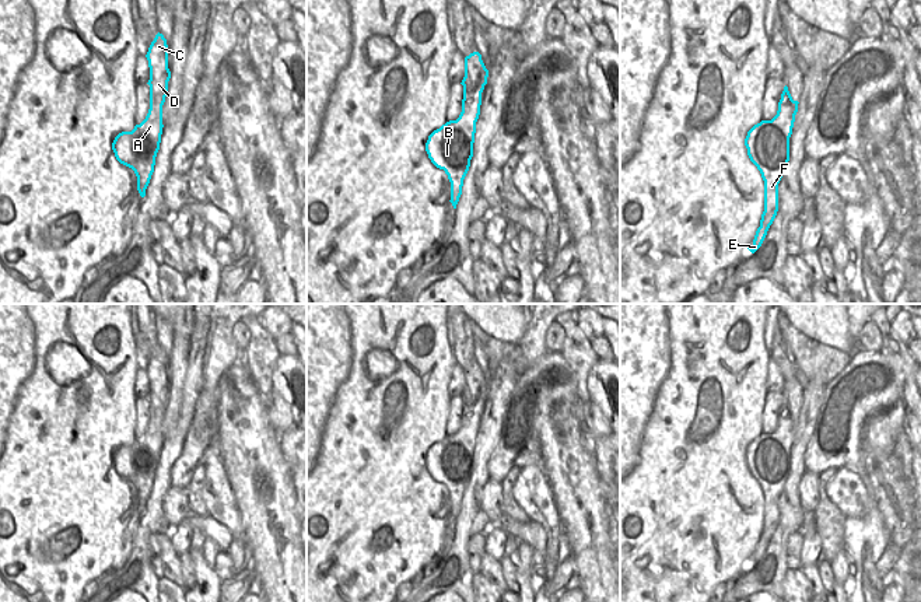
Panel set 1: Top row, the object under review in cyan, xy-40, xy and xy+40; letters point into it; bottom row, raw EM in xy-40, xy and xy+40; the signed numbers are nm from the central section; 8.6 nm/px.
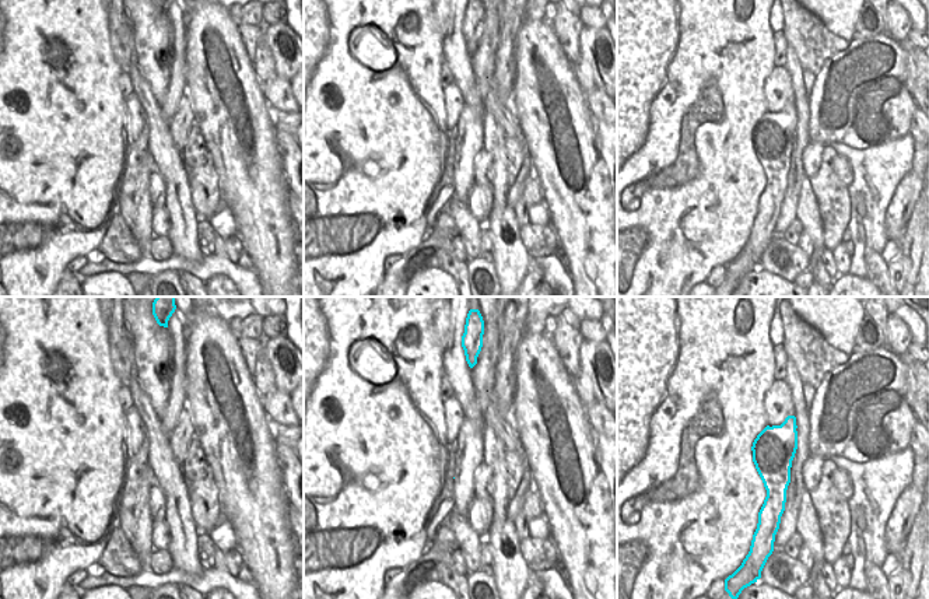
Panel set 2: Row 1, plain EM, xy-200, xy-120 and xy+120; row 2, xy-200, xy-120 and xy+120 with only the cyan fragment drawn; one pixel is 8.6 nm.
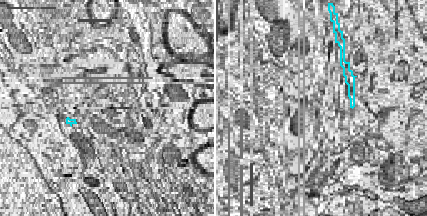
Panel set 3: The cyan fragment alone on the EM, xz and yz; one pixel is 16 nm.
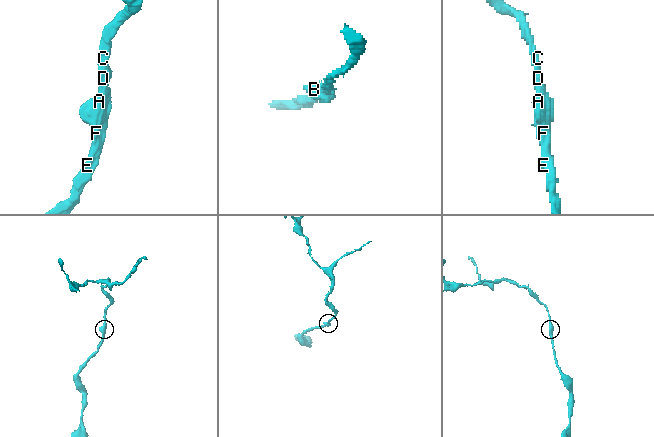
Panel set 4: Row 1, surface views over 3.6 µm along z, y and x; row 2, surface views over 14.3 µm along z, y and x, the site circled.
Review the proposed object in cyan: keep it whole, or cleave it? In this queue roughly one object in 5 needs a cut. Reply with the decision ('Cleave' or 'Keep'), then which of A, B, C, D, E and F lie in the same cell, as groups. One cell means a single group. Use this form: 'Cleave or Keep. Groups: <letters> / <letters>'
Keep. Groups: A B C D E F.

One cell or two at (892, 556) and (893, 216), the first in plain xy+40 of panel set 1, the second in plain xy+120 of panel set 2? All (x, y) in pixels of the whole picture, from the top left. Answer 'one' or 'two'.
one

